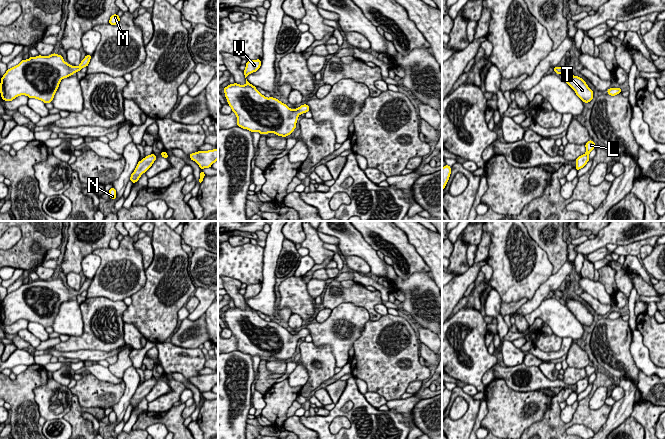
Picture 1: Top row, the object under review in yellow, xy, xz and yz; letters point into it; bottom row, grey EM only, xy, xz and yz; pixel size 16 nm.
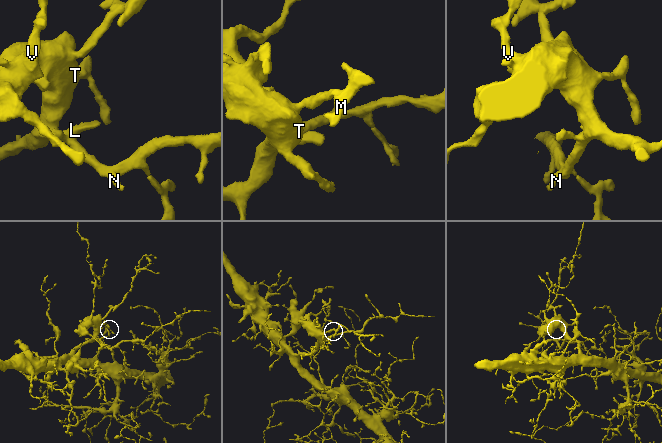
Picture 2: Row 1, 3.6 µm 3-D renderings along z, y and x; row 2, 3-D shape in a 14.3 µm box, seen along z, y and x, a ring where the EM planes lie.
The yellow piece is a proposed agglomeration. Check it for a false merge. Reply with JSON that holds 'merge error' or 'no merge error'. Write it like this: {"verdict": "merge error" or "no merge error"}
{"verdict": "no merge error"}

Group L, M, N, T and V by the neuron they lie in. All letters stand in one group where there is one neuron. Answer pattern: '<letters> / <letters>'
L M N T V

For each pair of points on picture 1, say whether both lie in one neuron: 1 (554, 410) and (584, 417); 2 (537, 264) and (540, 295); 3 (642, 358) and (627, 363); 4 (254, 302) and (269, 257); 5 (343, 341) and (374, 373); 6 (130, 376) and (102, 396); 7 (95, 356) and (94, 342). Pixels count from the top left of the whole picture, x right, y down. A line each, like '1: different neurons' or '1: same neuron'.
1: same neuron
2: different neurons
3: different neurons
4: same neuron
5: different neurons
6: different neurons
7: different neurons

